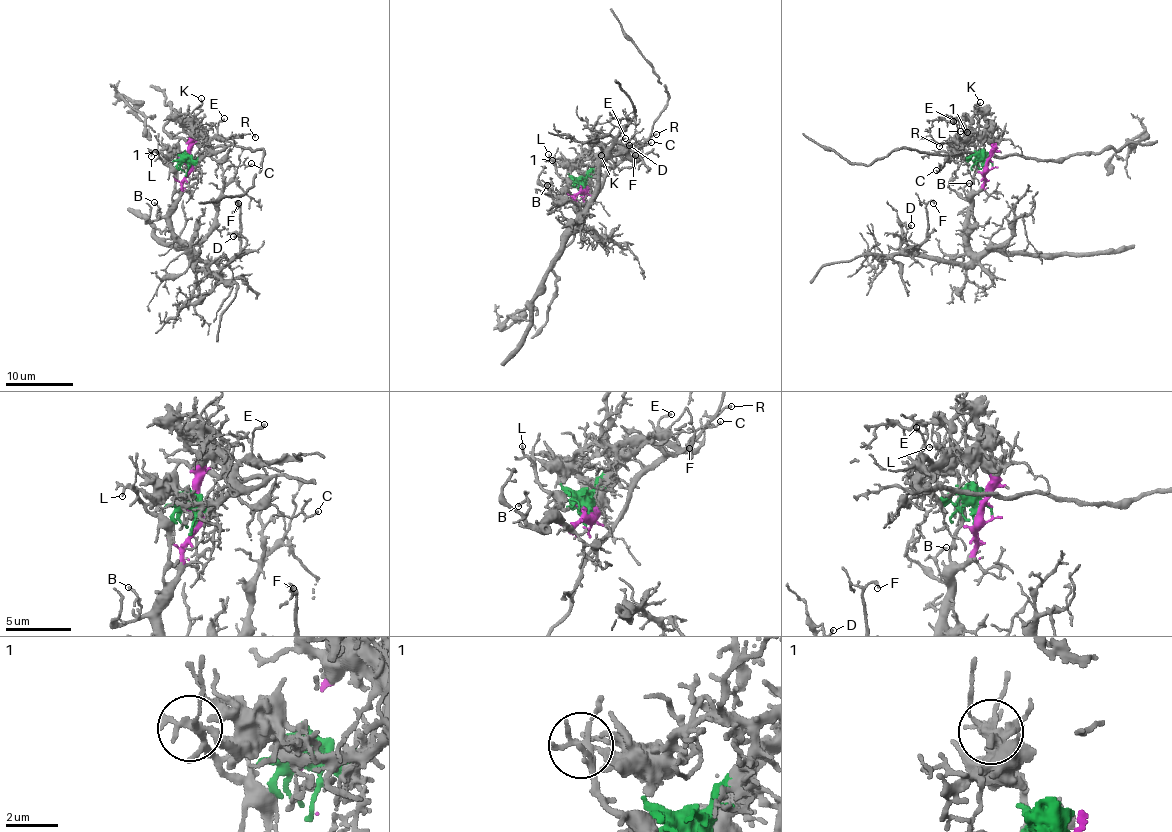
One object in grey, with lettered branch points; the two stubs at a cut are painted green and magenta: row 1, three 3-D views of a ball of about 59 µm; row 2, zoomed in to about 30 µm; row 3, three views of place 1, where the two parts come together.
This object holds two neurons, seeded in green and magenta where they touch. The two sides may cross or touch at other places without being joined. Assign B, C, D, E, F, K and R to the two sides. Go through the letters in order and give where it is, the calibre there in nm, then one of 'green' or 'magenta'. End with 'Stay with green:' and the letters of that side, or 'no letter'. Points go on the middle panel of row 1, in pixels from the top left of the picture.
B: at (547, 185); 170 nm thick; magenta
C: at (651, 142); 110 nm thick; green
D: at (629, 145); 140 nm thick; magenta
E: at (625, 138); 160 nm thick; green
F: at (635, 155); 180 nm thick; magenta
K: at (601, 155); 150 nm thick; green
R: at (656, 134); 160 nm thick; green
Stay with green: C, E, K, R

